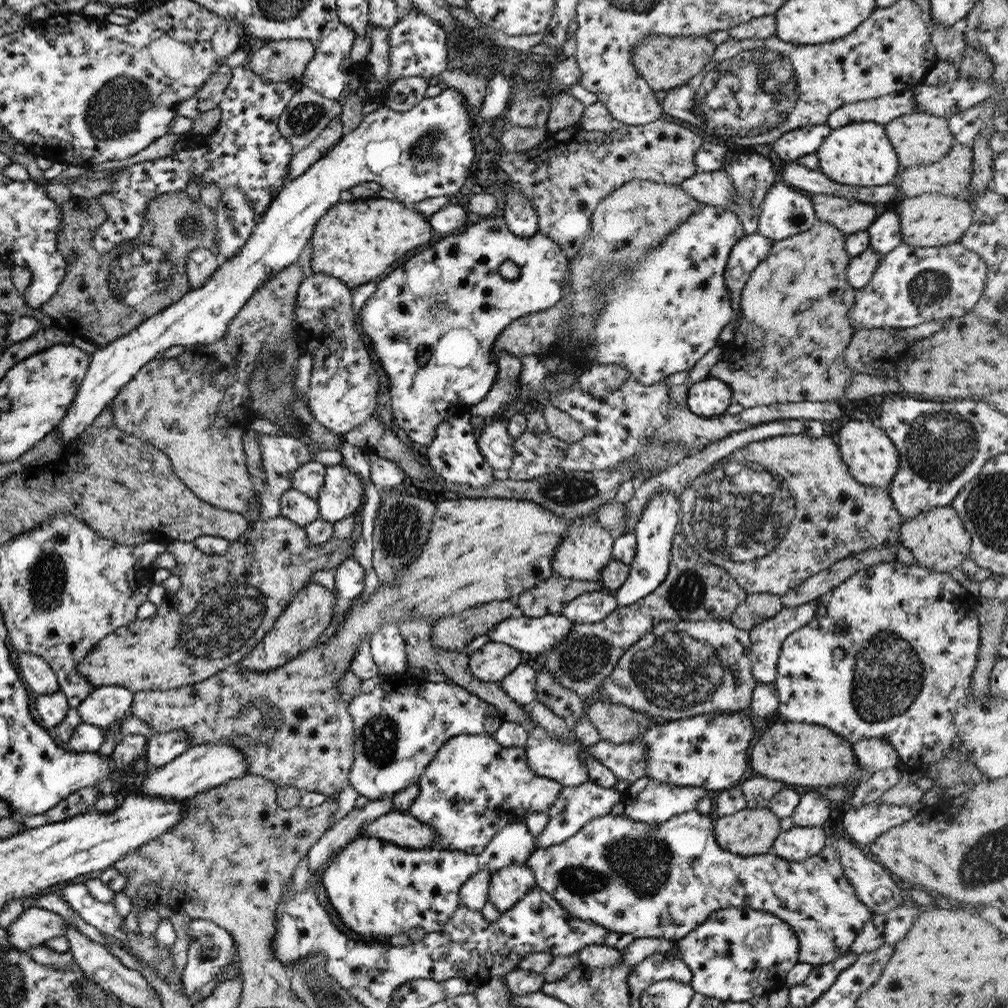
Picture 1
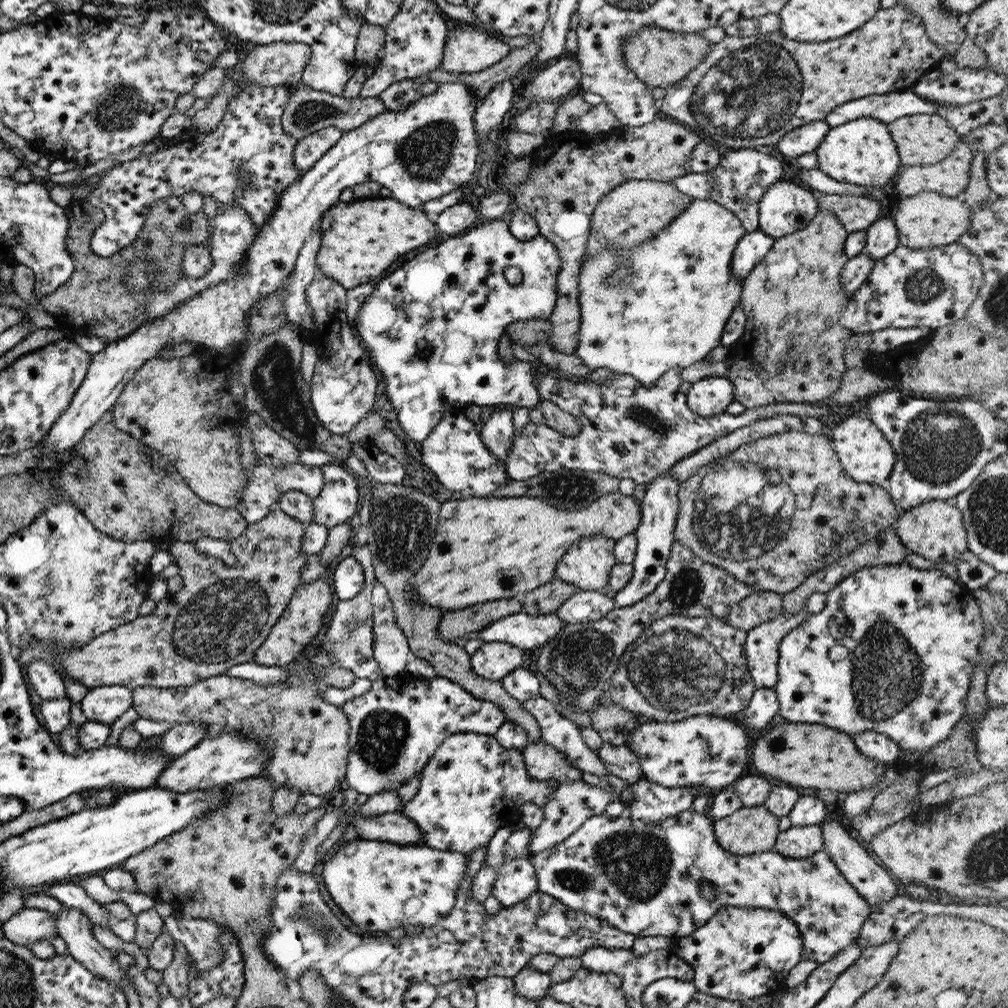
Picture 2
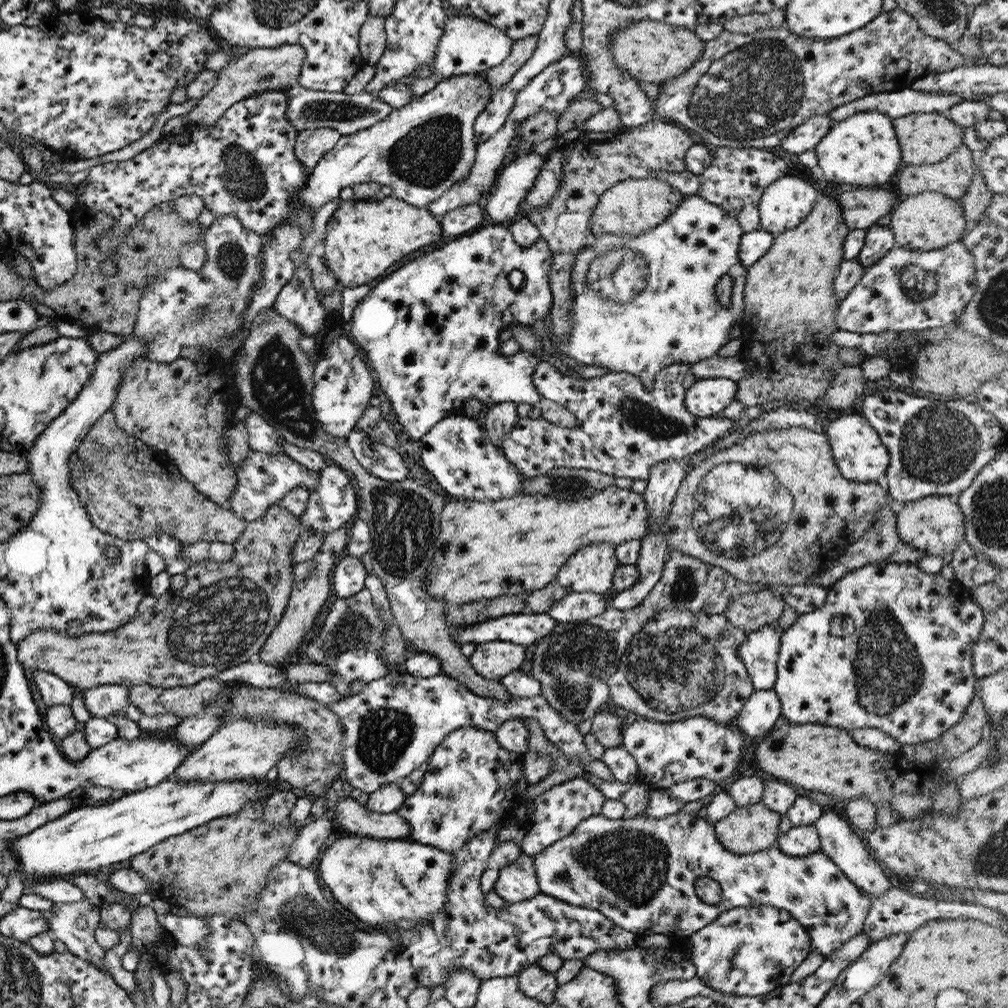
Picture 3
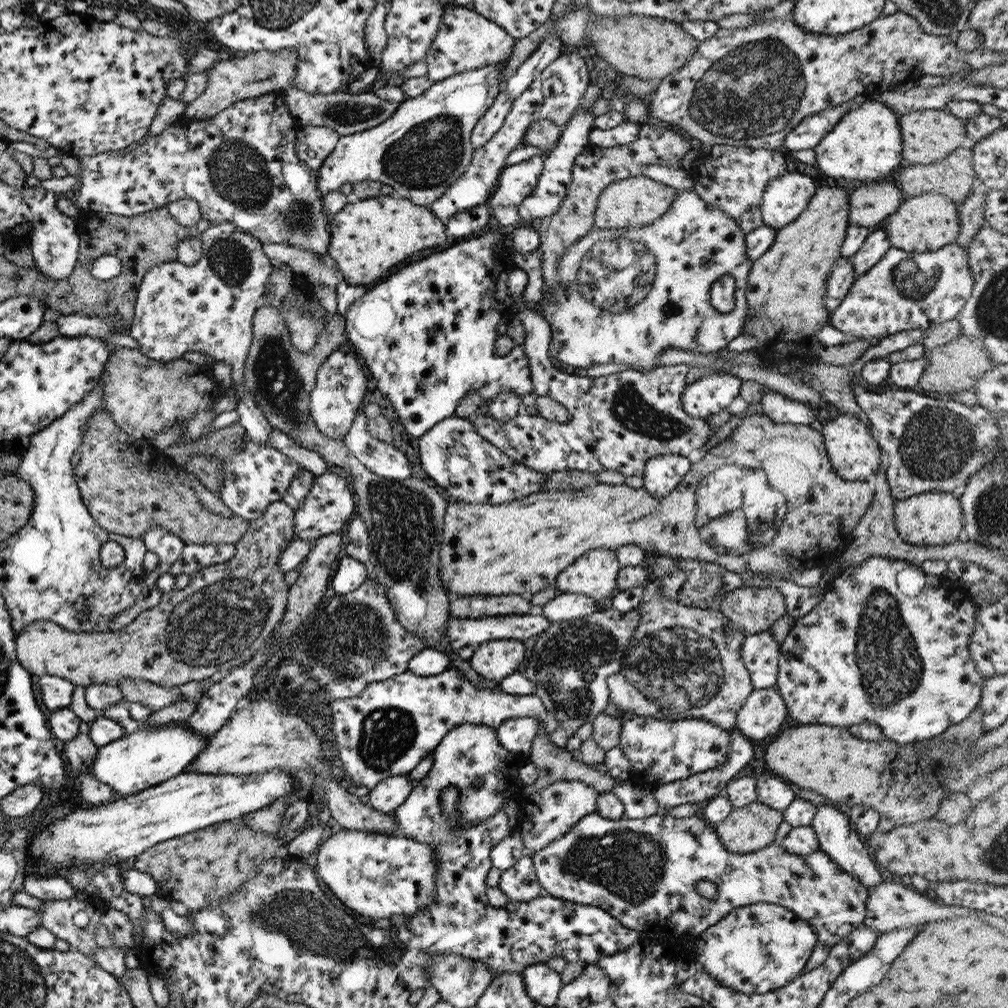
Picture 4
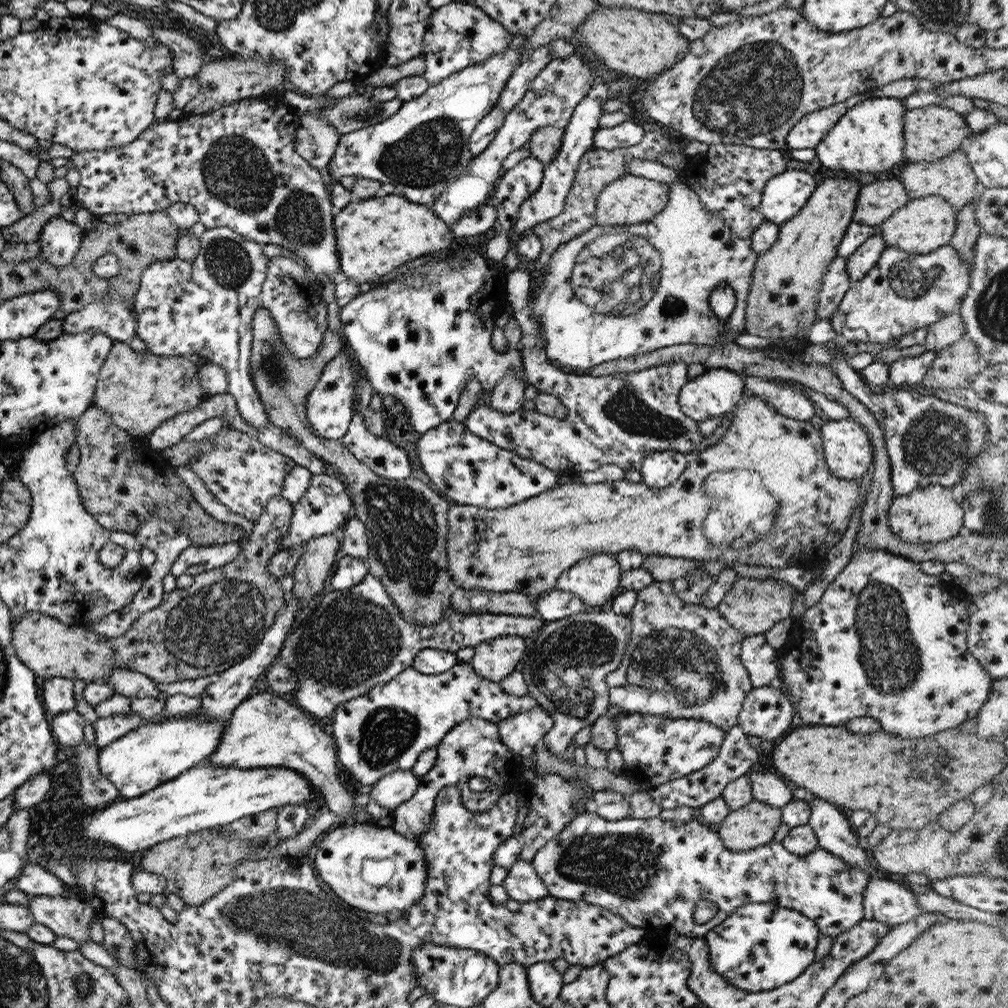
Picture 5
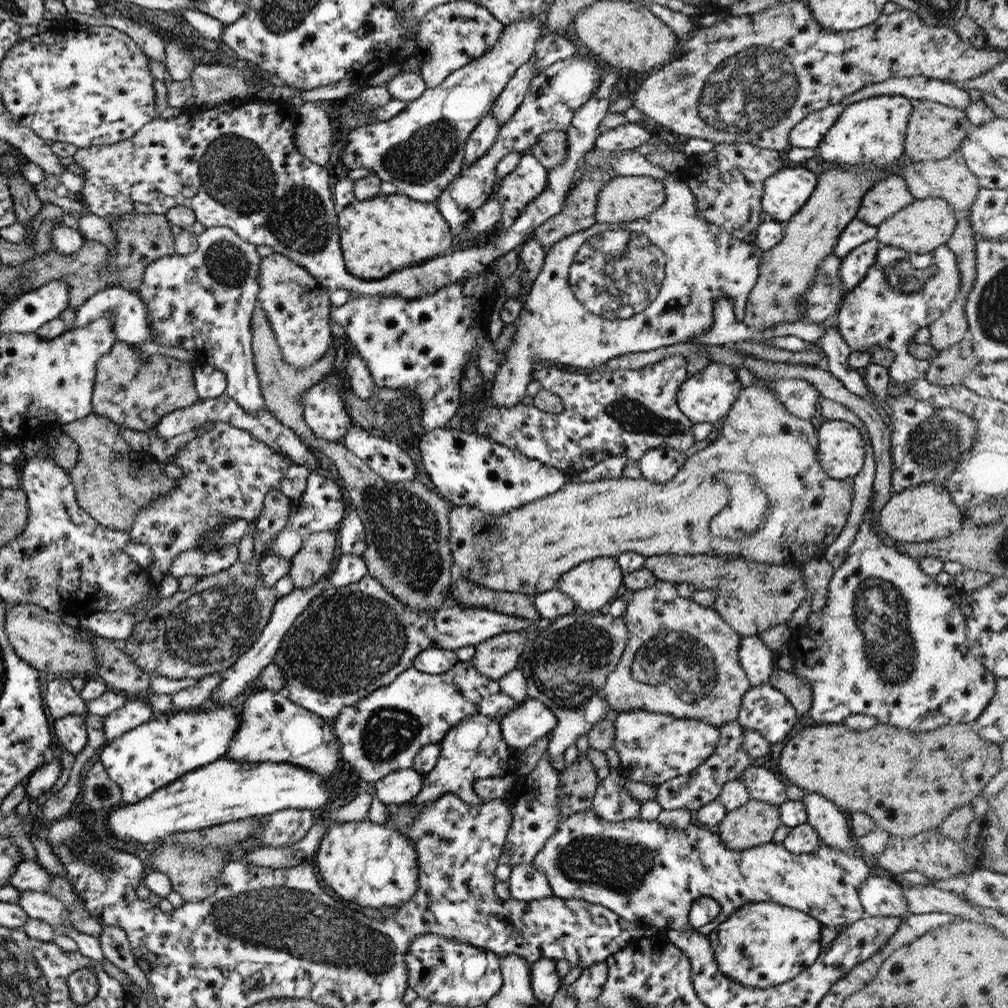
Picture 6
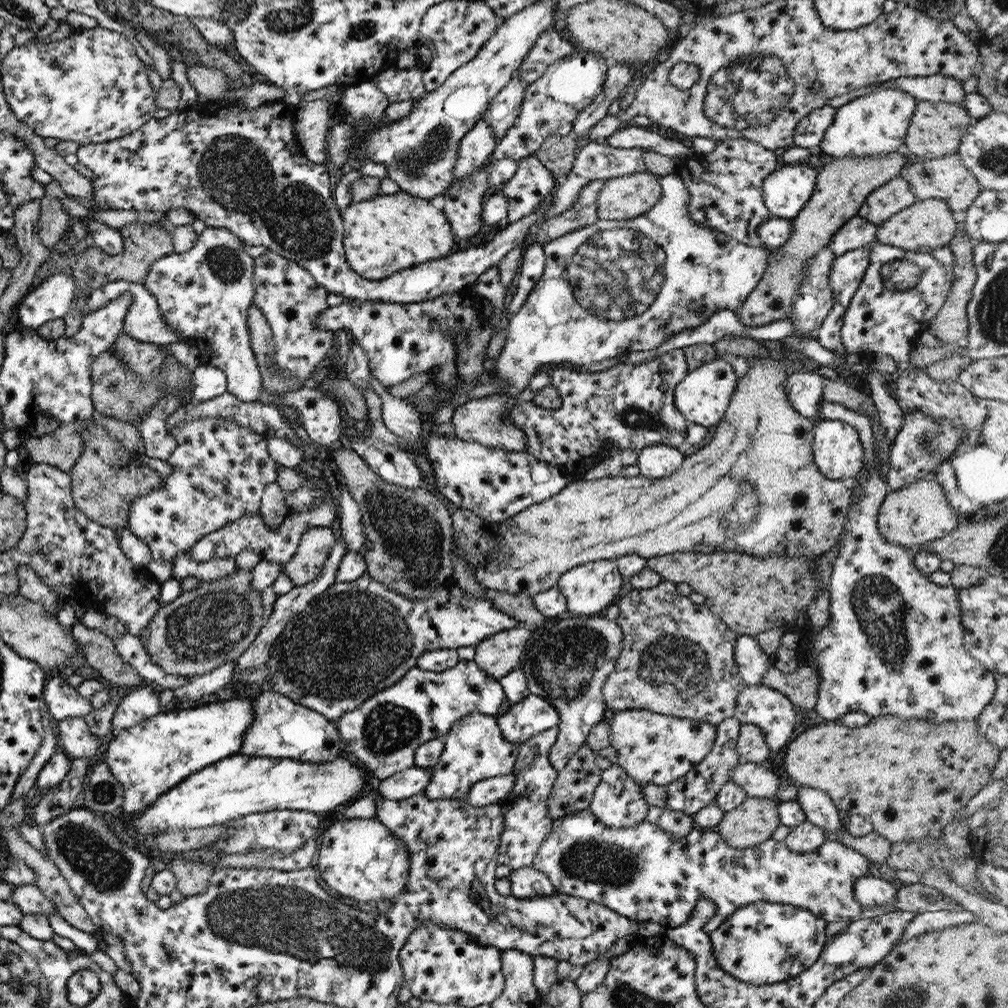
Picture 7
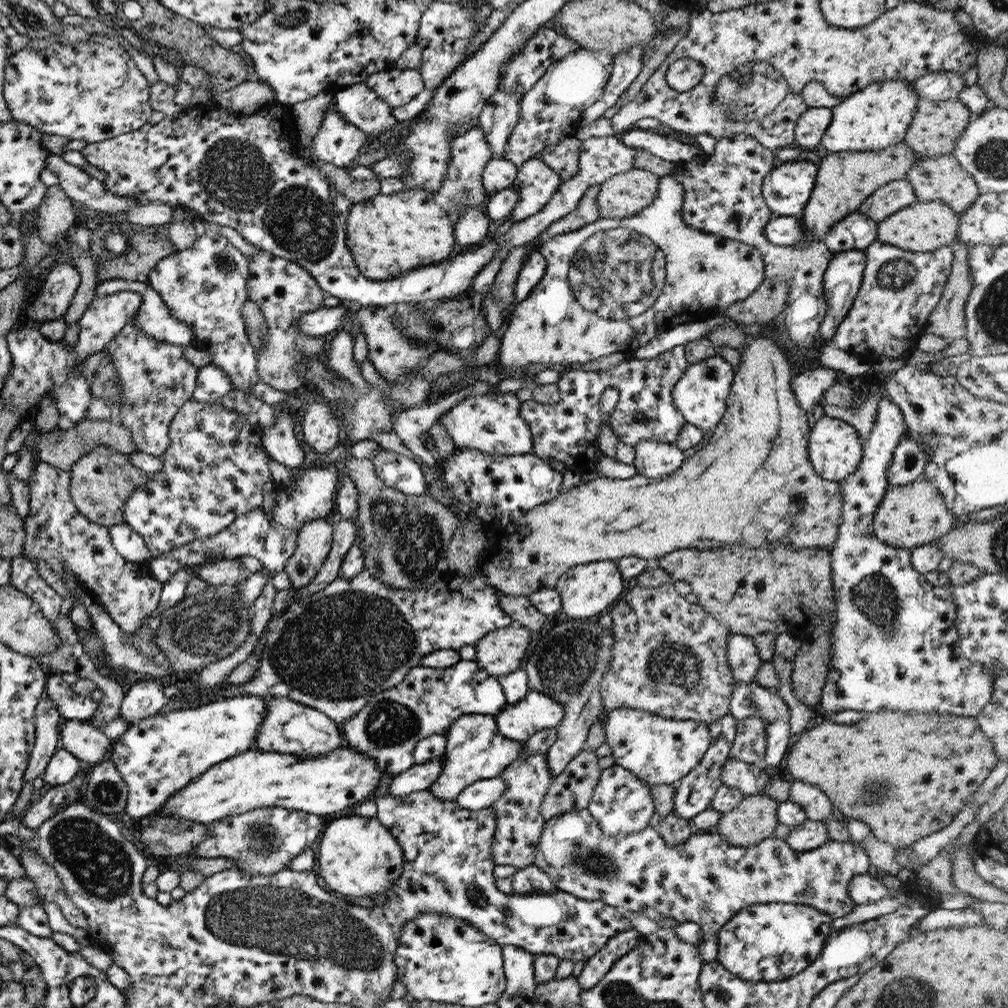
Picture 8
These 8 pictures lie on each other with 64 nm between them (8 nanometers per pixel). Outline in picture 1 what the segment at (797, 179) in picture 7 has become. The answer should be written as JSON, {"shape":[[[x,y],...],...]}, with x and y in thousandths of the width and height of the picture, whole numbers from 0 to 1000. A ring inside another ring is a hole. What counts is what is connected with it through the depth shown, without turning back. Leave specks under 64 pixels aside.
{"shape":[[[770,179],[753,202],[750,230],[772,239],[803,227],[807,219],[803,192]]]}

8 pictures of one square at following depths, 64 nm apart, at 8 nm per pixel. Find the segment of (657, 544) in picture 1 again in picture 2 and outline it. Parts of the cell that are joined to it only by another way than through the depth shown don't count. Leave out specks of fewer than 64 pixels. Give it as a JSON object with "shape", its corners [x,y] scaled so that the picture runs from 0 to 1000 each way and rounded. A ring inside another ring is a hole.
{"shape":[[[662,467],[650,472],[641,480],[641,488],[634,498],[635,501],[635,522],[629,530],[631,536],[630,553],[627,559],[626,575],[612,585],[608,591],[610,603],[628,601],[640,593],[656,577],[660,569],[660,560],[665,552],[666,542],[669,540],[668,522],[670,512],[673,508],[671,489],[673,488],[673,476],[670,471],[666,473]]]}

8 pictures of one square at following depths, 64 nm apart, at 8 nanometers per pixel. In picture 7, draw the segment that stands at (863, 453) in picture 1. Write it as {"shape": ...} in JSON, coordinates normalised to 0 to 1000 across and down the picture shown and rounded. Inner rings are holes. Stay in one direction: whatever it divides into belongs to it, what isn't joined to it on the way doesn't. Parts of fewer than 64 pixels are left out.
{"shape":[[[811,414],[806,433],[807,458],[820,476],[848,474],[856,462],[856,445],[845,423]]]}

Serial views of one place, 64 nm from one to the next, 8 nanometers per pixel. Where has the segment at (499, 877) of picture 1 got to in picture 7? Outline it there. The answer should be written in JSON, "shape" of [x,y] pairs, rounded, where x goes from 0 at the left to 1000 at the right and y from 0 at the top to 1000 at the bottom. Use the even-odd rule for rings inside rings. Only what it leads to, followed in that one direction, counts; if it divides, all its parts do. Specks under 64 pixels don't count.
{"shape":[[[523,859],[507,863],[504,869],[507,888],[511,891],[545,889],[550,886],[546,873],[536,863]]]}

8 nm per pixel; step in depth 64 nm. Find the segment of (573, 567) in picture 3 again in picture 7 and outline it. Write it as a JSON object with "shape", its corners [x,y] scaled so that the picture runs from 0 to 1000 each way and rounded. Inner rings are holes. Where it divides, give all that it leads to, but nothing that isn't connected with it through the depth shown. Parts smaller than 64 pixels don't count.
{"shape":[[[597,555],[562,565],[550,581],[561,593],[563,607],[566,607],[569,611],[586,612],[599,609],[601,603],[607,599],[608,593],[616,585],[616,572],[608,556]]]}

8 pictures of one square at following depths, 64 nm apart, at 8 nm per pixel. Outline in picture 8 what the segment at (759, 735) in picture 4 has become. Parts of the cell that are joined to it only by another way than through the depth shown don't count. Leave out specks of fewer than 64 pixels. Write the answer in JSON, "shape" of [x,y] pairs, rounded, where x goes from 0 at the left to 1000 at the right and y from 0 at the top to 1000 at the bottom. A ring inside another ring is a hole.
{"shape":[[[747,676],[744,678],[733,678],[731,683],[725,686],[725,691],[723,691],[723,708],[728,713],[737,713],[747,709],[757,711],[757,715],[761,717],[761,720],[759,720],[760,741],[753,759],[755,764],[759,761],[771,761],[773,756],[777,754],[777,748],[781,747],[786,735],[786,731],[783,728],[783,700],[781,700],[773,687],[763,682],[753,681]]]}

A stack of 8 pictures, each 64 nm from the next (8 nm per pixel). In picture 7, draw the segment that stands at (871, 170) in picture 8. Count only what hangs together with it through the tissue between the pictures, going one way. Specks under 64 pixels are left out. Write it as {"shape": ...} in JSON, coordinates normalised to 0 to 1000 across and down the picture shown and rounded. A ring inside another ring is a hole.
{"shape":[[[882,151],[871,155],[824,156],[822,162],[810,170],[810,180],[805,194],[785,219],[783,238],[760,254],[761,263],[755,278],[739,298],[728,308],[735,321],[741,324],[759,322],[779,316],[785,308],[785,299],[789,295],[797,265],[805,253],[820,245],[826,231],[851,211],[854,201],[864,188],[872,187],[884,177],[892,176],[898,165],[898,155],[892,151]]]}

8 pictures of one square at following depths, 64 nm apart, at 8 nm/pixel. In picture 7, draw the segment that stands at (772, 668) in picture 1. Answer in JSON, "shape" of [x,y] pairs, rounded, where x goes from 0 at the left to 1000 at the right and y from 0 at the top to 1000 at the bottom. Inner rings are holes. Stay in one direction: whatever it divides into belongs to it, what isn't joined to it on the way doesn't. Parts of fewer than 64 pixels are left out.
{"shape":[[[731,630],[727,638],[727,657],[733,665],[733,671],[740,680],[753,680],[755,672],[762,666],[765,651],[759,649],[749,633]]]}

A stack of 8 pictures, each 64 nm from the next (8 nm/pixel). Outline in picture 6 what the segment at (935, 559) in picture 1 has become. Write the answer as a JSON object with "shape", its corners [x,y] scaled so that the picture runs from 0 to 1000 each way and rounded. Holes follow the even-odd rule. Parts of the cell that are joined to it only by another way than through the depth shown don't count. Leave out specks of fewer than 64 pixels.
{"shape":[[[914,478],[884,490],[871,509],[871,524],[884,537],[911,541],[944,531],[955,523],[954,515],[954,508],[945,501],[936,480]]]}

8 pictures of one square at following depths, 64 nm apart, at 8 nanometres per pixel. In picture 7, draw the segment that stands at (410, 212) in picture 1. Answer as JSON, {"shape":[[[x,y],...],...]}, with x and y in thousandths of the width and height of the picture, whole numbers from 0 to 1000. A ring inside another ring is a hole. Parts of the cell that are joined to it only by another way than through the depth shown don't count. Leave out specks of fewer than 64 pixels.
{"shape":[[[402,189],[348,201],[337,210],[340,250],[344,263],[366,278],[378,278],[398,266],[410,266],[424,256],[440,256],[451,234],[433,199],[412,195]]]}

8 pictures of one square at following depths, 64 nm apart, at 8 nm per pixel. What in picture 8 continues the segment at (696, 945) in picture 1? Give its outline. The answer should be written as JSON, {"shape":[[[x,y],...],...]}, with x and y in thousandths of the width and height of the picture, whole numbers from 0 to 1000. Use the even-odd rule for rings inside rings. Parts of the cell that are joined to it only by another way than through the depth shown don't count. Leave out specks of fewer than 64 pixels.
{"shape":[[[787,896],[747,897],[732,903],[711,923],[709,952],[740,974],[771,974],[798,962],[814,944],[826,911],[807,899]]]}

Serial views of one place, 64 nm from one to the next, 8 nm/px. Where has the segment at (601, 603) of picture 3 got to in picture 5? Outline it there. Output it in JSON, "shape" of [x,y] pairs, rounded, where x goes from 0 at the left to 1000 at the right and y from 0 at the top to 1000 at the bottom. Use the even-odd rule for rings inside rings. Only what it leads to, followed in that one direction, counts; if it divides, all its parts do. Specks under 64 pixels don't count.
{"shape":[[[550,583],[537,588],[535,596],[531,597],[531,602],[539,616],[549,617],[576,608],[580,599],[568,589]]]}

